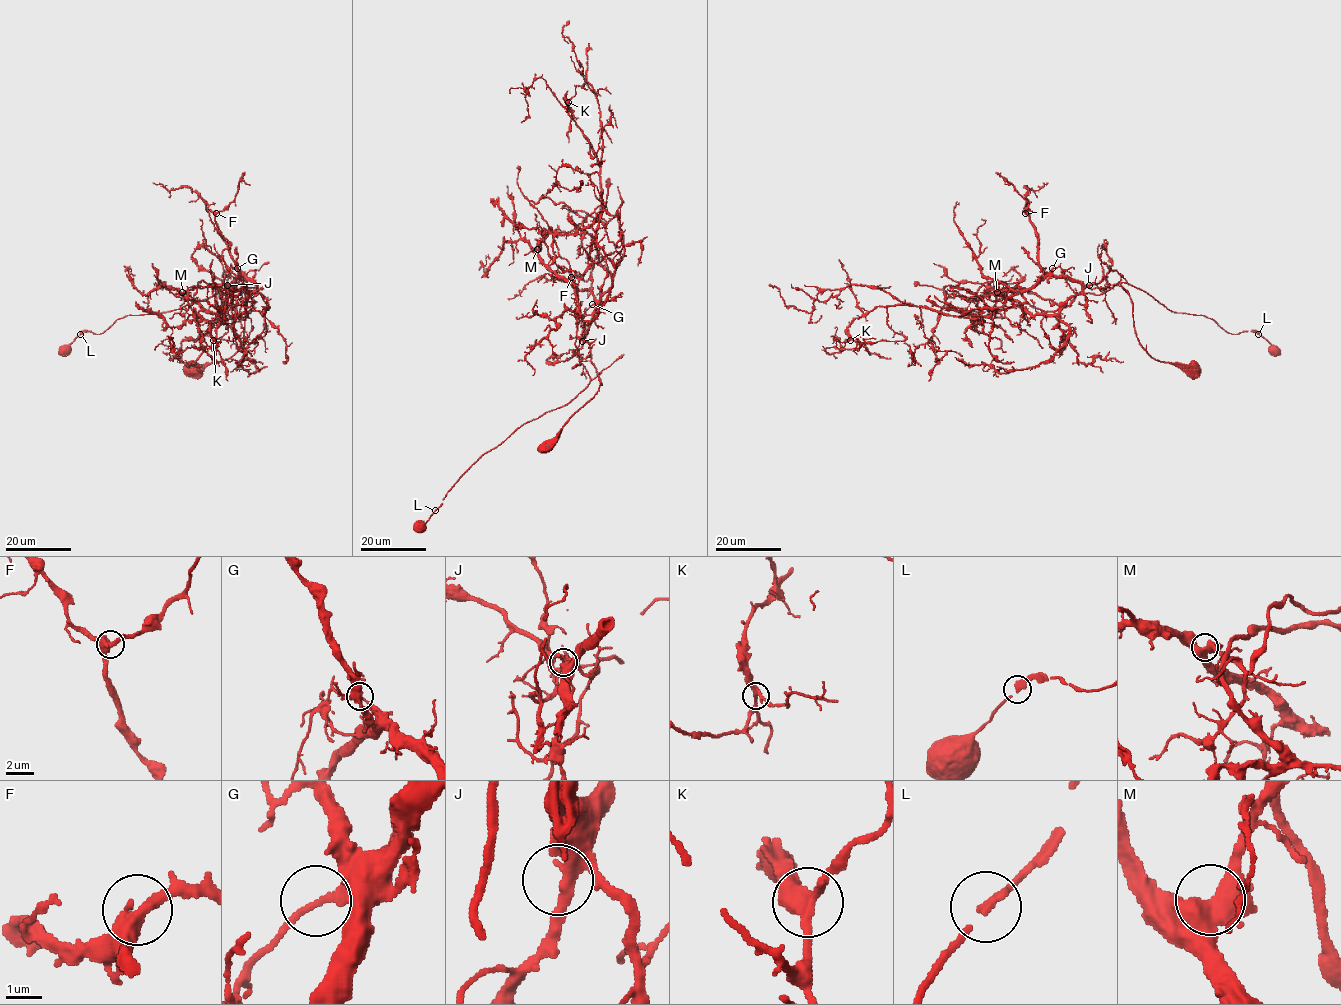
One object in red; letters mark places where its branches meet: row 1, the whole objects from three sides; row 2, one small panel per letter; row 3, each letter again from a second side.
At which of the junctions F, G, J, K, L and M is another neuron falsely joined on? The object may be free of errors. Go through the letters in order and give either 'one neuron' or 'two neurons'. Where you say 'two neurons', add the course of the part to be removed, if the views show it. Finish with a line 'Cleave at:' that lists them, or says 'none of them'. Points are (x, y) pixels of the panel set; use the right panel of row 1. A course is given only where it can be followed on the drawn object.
F: one neuron
G: two neurons; foreign part runs (1052, 268), (1075, 294), (1053, 311), (876, 306), (848, 328), (854, 348), (825, 349), (856, 338), (871, 355)
J: one neuron
K: one neuron
L: one neuron
M: one neuron
Cleave at: G

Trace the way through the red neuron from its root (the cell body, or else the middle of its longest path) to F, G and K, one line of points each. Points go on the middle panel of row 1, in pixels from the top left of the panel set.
F: (548, 447), (601, 384), (586, 339), (596, 298), (589, 290), (577, 290), (571, 277)
G: (548, 447), (562, 426), (596, 393), (601, 384), (586, 339), (596, 304), (592, 304)
K: (548, 447), (601, 384), (575, 309), (577, 283), (600, 218), (600, 168), (568, 102)

